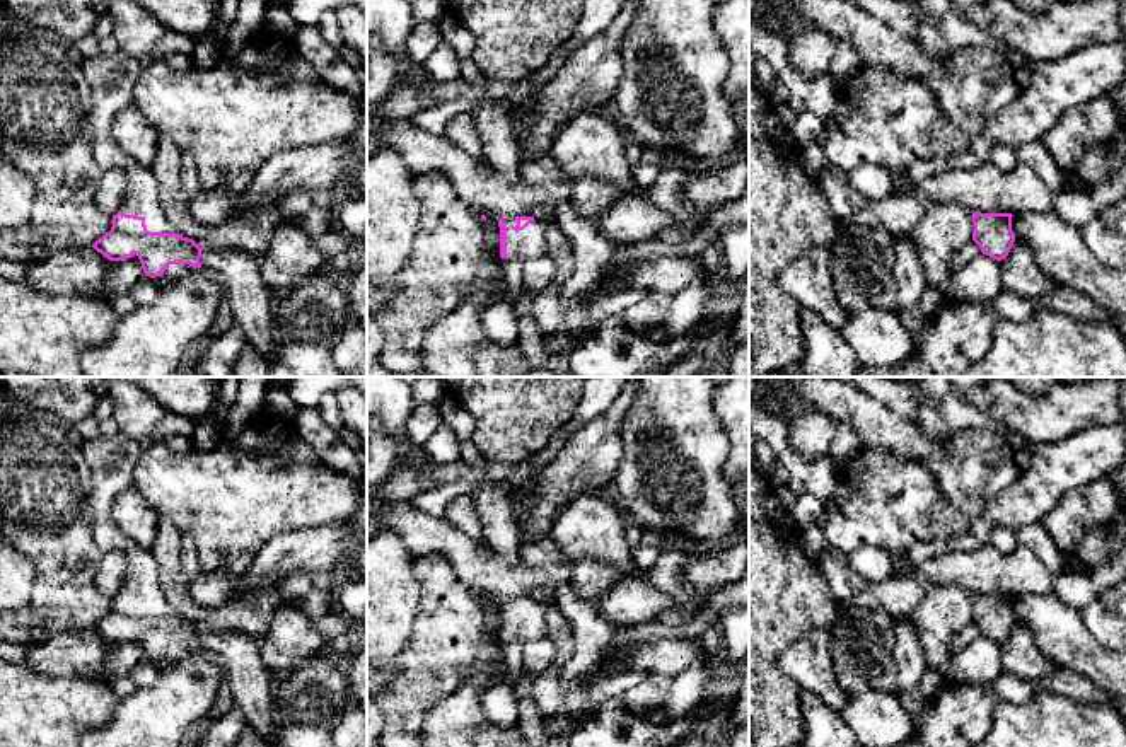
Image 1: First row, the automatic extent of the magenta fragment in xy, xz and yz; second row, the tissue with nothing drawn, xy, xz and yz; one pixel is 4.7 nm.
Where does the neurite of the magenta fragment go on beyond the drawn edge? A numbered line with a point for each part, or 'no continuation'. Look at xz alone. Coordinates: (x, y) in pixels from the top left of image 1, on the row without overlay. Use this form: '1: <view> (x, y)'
1: xz (531, 625)

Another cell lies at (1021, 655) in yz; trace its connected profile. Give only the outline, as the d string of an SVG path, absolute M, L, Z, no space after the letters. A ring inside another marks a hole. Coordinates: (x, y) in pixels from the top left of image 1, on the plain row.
M1013 624L1008 638L1000 643L1003 672L1024 680L1048 675L1051 662L1042 655L1034 634L1022 624Z

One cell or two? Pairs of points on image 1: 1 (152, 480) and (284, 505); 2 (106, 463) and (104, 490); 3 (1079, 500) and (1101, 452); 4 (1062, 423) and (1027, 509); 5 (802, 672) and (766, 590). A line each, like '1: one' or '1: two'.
1: one
2: one
3: two
4: two
5: two

